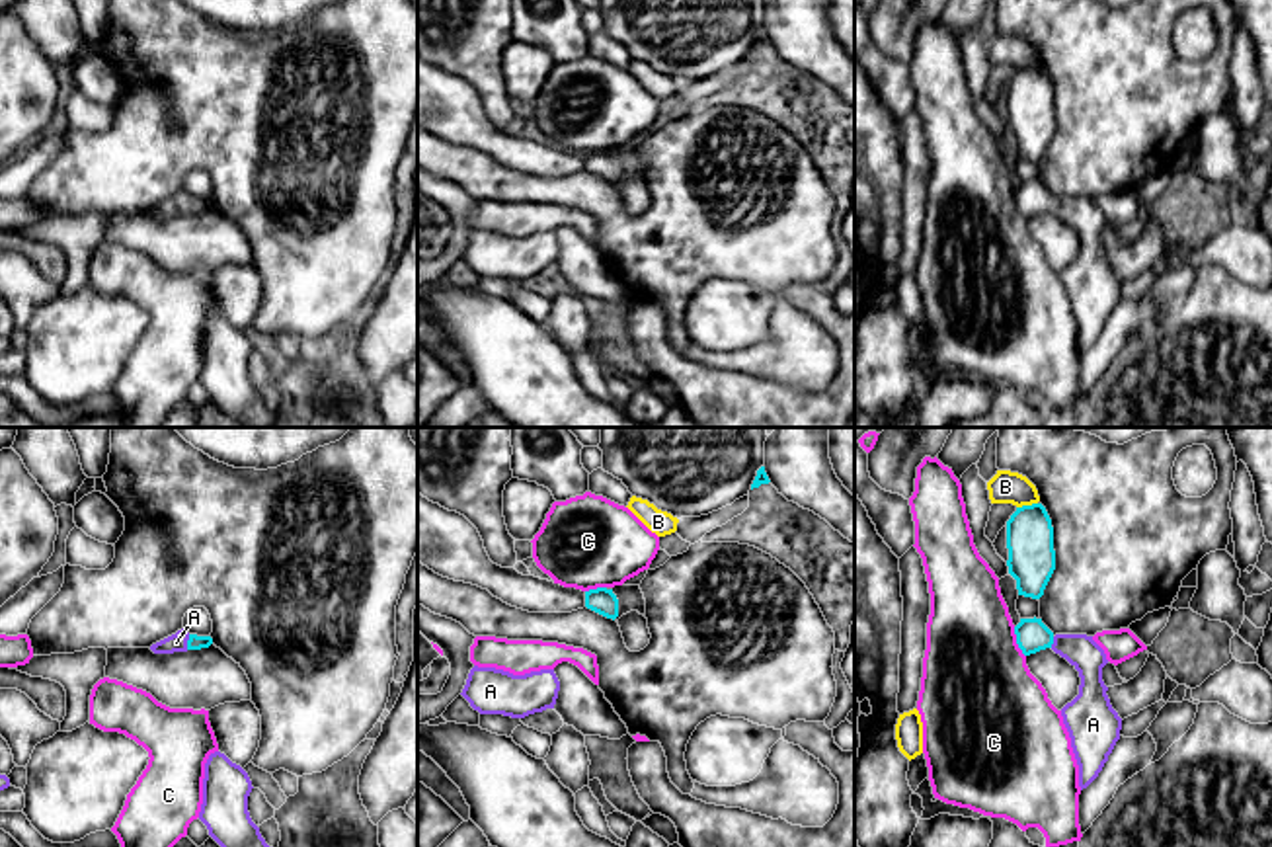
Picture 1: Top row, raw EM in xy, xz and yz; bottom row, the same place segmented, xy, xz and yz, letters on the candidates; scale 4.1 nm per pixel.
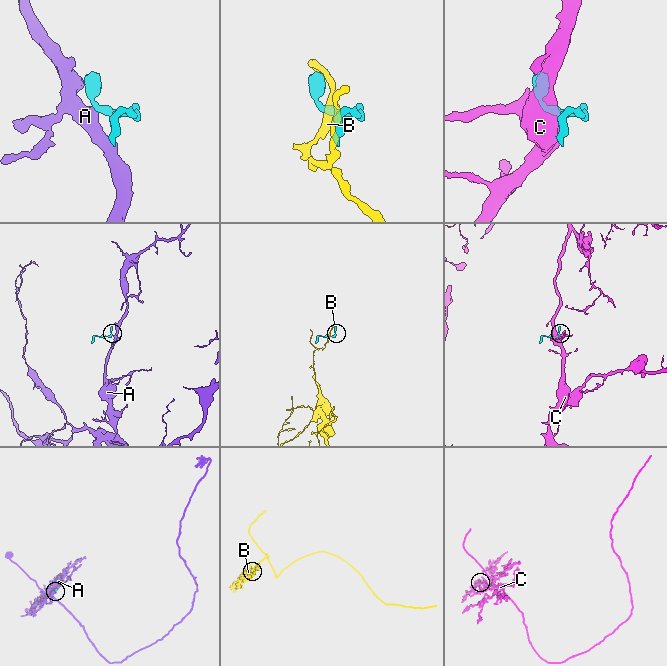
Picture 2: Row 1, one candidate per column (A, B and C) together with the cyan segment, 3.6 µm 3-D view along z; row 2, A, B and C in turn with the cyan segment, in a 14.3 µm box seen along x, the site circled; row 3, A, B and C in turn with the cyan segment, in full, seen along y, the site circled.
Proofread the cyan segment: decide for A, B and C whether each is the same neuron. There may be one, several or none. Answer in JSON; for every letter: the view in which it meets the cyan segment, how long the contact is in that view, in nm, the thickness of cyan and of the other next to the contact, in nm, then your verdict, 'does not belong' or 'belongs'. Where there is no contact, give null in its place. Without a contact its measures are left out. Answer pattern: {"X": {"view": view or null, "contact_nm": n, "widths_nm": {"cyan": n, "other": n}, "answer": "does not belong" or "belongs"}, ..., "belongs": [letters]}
{"A": {"view": "xy", "contact_nm": 70, "widths_nm": {"cyan": 60, "other": 80}, "answer": "belongs"}, "B": {"view": "yz", "contact_nm": 90, "widths_nm": {"cyan": 190, "other": 140}, "answer": "does not belong"}, "C": {"view": "yz", "contact_nm": 140, "widths_nm": {"cyan": 140, "other": 460}, "answer": "does not belong"}, "belongs": ["A"]}

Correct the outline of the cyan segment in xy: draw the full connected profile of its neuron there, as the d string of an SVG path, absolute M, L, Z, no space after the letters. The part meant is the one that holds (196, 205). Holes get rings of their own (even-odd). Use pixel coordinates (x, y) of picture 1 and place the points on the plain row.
M181 191L176 197L152 207L150 213L154 217L174 217L174 215L209 211L211 207L213 207L211 199L189 197Z

